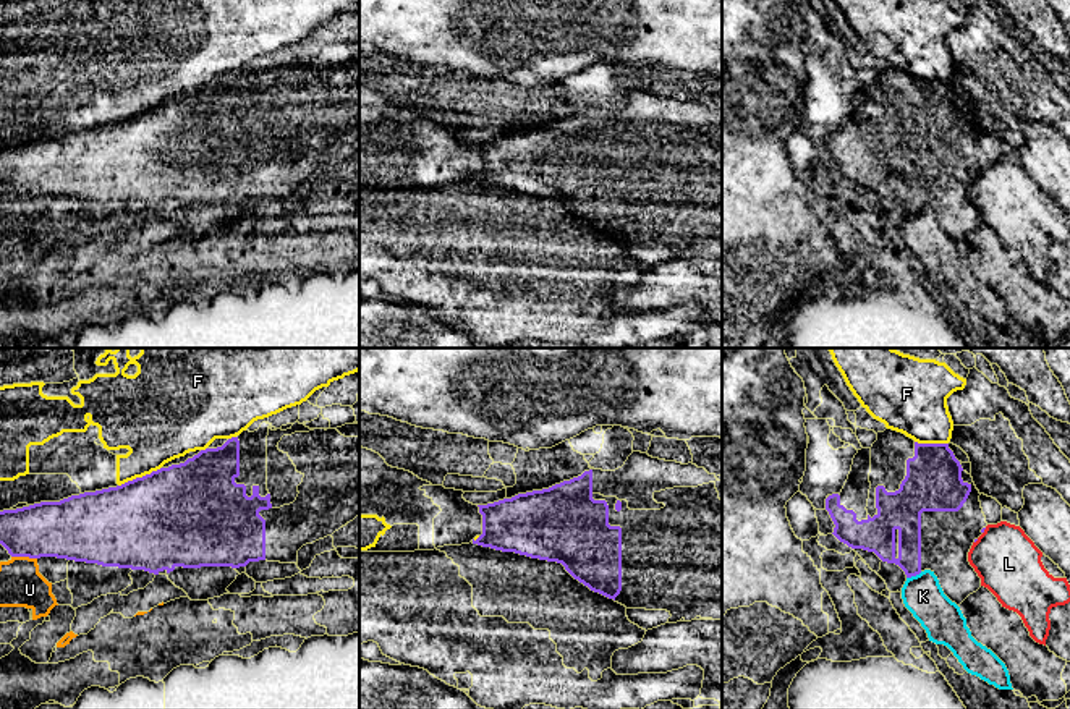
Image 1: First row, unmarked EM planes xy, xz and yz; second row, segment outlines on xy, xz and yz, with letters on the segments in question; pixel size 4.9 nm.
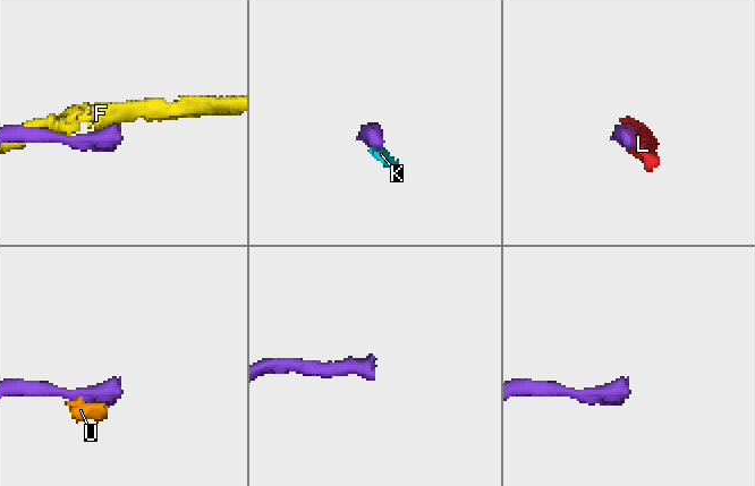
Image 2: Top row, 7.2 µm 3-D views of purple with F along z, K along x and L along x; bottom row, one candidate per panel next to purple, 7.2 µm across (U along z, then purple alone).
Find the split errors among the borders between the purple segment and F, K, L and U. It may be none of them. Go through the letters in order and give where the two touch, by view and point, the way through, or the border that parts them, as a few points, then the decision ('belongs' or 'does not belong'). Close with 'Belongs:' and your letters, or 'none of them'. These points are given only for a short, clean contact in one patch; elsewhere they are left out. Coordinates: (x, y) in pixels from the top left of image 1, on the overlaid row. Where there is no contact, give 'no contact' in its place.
F: contact xy (140, 478); does not belong
K: contact yz (913, 575); does not belong
L: contact yz (983, 531); does not belong
U: contact xy (25, 556); does not belong
Belongs: none of them

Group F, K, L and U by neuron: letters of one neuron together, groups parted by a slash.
F / K U / L

